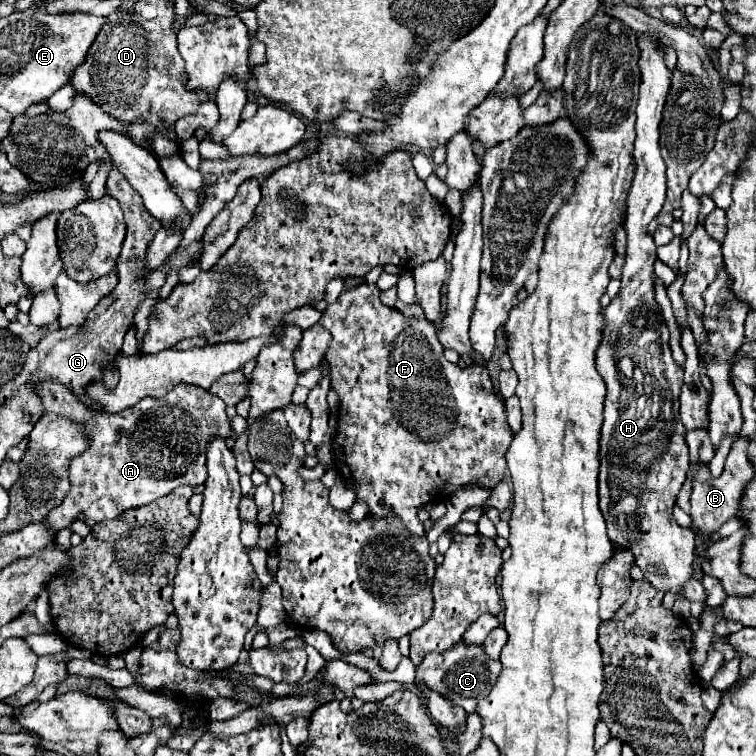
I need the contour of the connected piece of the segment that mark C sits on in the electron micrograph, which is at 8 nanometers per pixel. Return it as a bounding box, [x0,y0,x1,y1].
[416,640,500,714]

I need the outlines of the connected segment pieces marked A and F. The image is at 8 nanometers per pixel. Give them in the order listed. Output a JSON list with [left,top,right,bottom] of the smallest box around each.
[[38,380,232,532],[320,284,512,536]]

